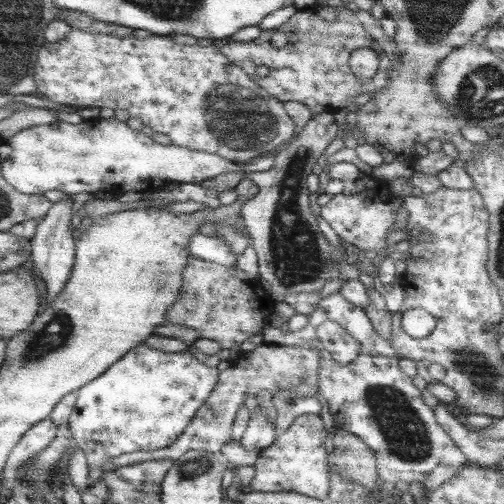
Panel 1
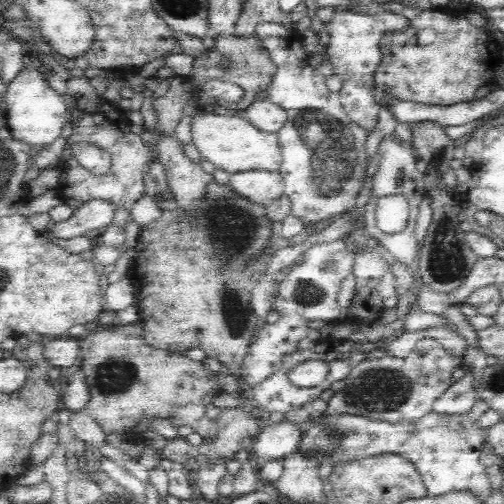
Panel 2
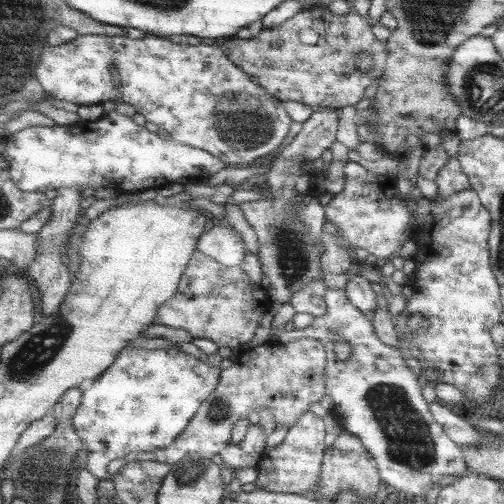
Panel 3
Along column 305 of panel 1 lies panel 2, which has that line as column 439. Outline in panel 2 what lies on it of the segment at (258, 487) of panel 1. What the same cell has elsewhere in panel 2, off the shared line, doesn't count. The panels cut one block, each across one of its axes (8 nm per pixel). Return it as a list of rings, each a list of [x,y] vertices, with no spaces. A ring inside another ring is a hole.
[[[476,398],[474,408],[464,416],[430,412],[420,420],[396,422],[396,424],[370,420],[354,414],[332,414],[328,410],[328,416],[318,426],[312,426],[312,422],[300,424],[306,436],[302,438],[298,452],[304,452],[318,462],[330,458],[334,460],[334,464],[346,460],[374,458],[380,454],[400,454],[416,466],[418,474],[422,476],[428,488],[428,498],[438,498],[456,492],[472,492],[480,502],[486,502],[494,492],[486,476],[486,466],[478,462],[484,438],[478,418],[486,410],[490,410],[490,404]]]

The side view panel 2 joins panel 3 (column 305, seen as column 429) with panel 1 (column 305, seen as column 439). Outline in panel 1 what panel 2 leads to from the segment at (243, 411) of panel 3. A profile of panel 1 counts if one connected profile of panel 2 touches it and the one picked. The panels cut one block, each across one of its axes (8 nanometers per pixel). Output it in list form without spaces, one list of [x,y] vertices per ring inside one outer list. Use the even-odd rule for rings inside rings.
[[[309,342],[297,344],[297,346],[275,346],[275,344],[261,344],[251,352],[241,352],[241,356],[231,362],[229,368],[221,372],[219,386],[211,394],[211,398],[199,408],[199,414],[191,422],[191,426],[179,436],[179,440],[163,450],[155,452],[135,452],[125,454],[121,458],[113,458],[111,462],[121,466],[137,466],[141,462],[155,462],[155,460],[173,460],[179,462],[179,458],[187,454],[201,454],[201,456],[213,456],[223,450],[223,446],[233,440],[231,426],[237,416],[237,412],[245,406],[245,396],[257,398],[261,390],[275,396],[277,392],[295,392],[299,398],[319,398],[319,354],[323,350],[317,346],[313,348]]]

